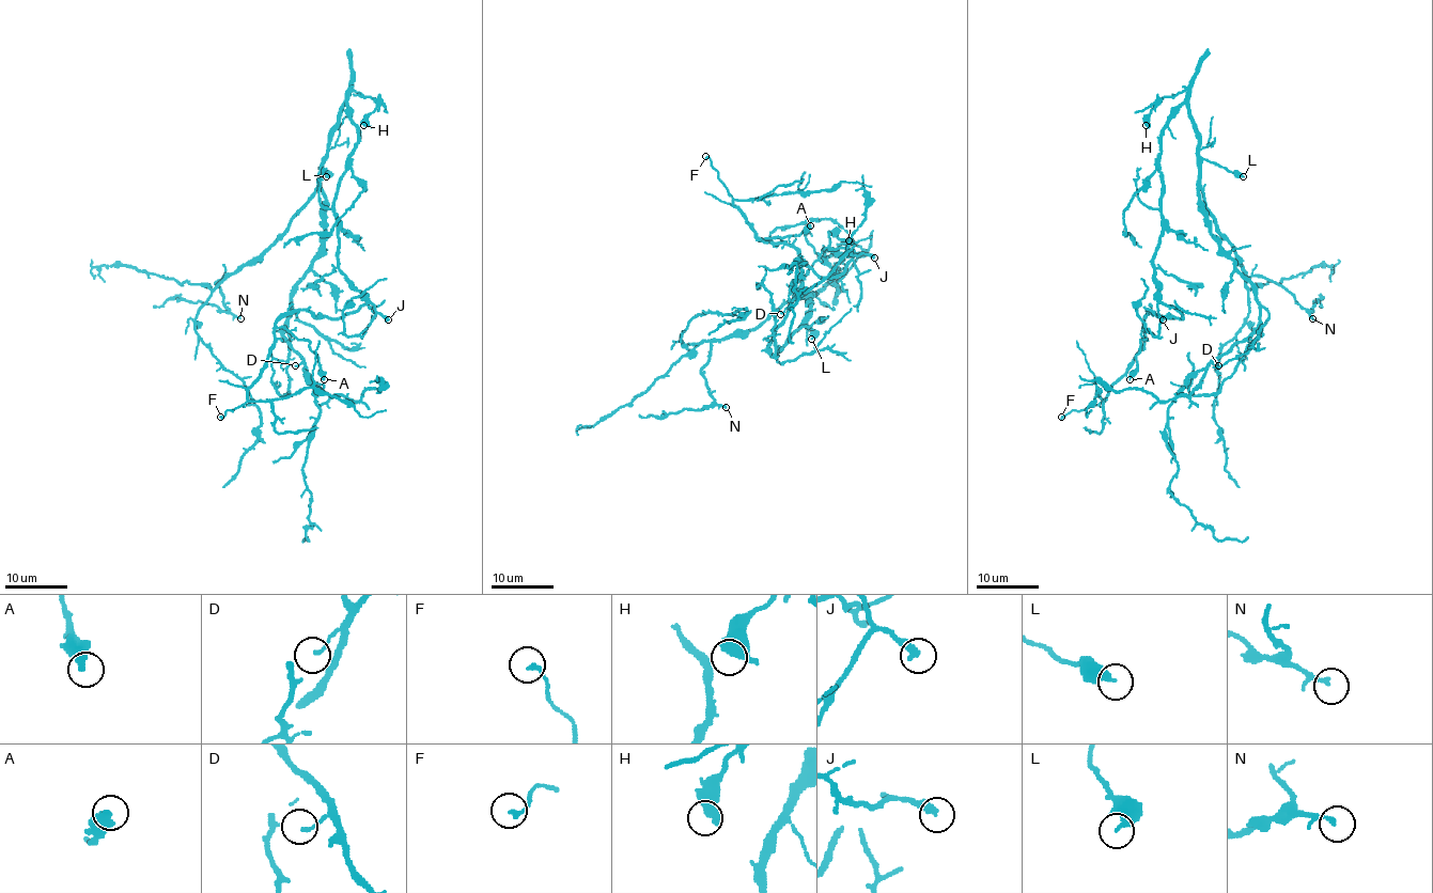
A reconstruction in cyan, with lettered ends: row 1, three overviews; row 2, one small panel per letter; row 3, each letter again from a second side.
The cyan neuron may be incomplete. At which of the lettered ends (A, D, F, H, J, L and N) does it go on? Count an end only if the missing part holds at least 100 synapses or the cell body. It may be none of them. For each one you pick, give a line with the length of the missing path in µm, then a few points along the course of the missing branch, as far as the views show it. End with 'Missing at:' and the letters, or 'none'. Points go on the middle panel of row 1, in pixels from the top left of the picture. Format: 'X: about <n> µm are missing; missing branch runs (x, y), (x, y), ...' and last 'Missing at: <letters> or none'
Missing at: none

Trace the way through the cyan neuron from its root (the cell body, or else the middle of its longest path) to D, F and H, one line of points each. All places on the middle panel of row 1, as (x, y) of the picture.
D: (834, 277), (818, 294), (806, 294), (810, 295), (810, 315), (773, 354), (768, 343), (788, 309), (780, 314)
F: (834, 277), (842, 256), (820, 254), (847, 253), (841, 273), (820, 277), (793, 247), (760, 240), (705, 156)
H: (834, 277), (837, 282), (861, 253), (861, 248), (849, 240)

